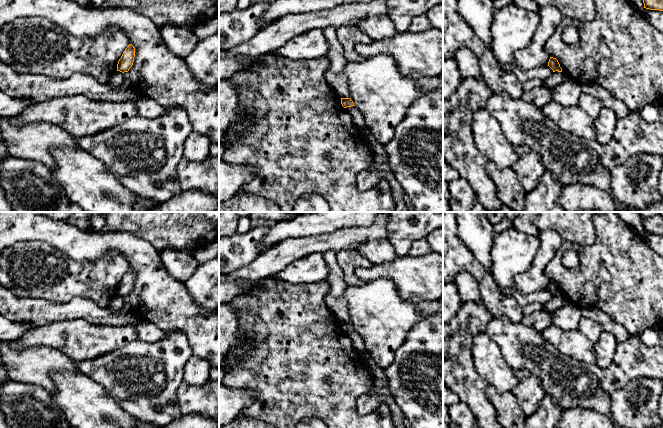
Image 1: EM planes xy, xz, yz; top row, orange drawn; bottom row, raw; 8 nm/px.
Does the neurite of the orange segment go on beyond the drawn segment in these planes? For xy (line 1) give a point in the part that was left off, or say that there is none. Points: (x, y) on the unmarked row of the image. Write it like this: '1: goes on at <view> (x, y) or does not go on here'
1: does not go on here

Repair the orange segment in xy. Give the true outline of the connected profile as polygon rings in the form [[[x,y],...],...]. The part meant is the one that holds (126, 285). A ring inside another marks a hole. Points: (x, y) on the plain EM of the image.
[[[129,268],[118,285],[117,295],[120,295],[122,297],[128,296],[133,289],[134,281],[135,272],[132,268]]]

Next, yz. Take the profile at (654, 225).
[[[656,214],[649,218],[642,218],[644,232],[663,235],[663,217]]]

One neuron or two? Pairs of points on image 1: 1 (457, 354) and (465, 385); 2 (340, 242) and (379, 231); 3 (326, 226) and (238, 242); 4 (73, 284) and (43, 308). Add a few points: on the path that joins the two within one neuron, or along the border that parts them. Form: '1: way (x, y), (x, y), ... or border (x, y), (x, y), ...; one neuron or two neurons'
1: way (457, 362), (457, 373), (461, 377); one neuron
2: way (350, 238), (369, 233); one neuron
3: way (304, 226), (280, 232), (264, 232), (260, 236); one neuron
4: border (29, 297), (57, 303), (75, 298); two neurons

